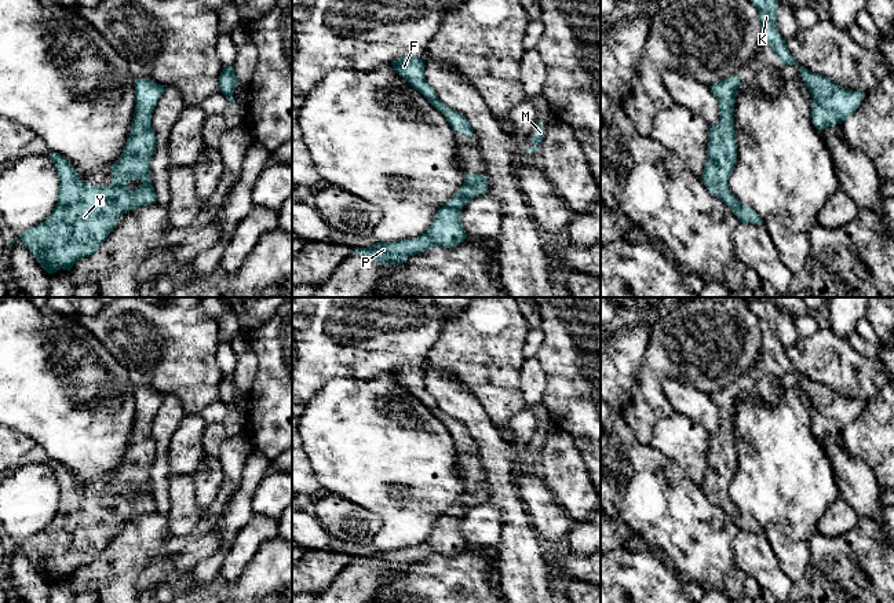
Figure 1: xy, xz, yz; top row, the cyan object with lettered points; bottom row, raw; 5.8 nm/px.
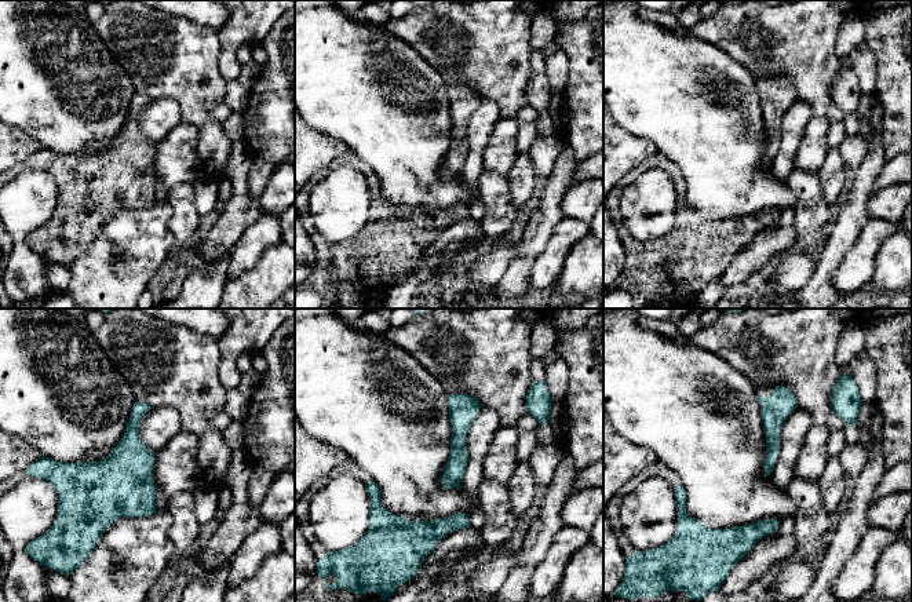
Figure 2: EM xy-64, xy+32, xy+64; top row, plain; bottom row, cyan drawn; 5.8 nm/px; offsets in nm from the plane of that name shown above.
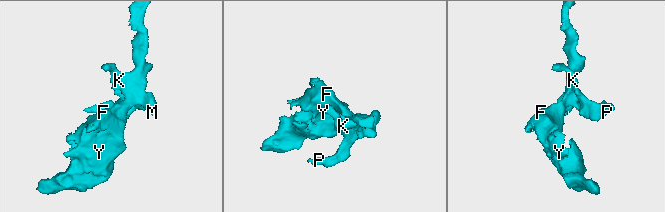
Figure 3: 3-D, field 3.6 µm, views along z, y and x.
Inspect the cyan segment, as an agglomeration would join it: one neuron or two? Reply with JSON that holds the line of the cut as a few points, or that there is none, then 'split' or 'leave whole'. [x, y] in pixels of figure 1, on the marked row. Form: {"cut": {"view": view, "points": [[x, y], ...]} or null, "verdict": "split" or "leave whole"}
{"cut": null, "verdict": "leave whole"}

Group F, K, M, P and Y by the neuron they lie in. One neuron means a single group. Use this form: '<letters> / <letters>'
F K M P Y

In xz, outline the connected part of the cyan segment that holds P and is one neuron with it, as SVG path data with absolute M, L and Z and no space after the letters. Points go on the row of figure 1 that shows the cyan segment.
M467 173L464 183L437 212L431 226L420 237L395 242L376 242L369 248L354 248L354 253L375 263L402 264L406 257L431 246L455 248L467 238L460 222L463 207L470 200L486 193L488 187L486 176Z

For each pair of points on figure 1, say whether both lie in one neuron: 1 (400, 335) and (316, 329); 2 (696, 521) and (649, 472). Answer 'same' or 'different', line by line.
1: same
2: same

